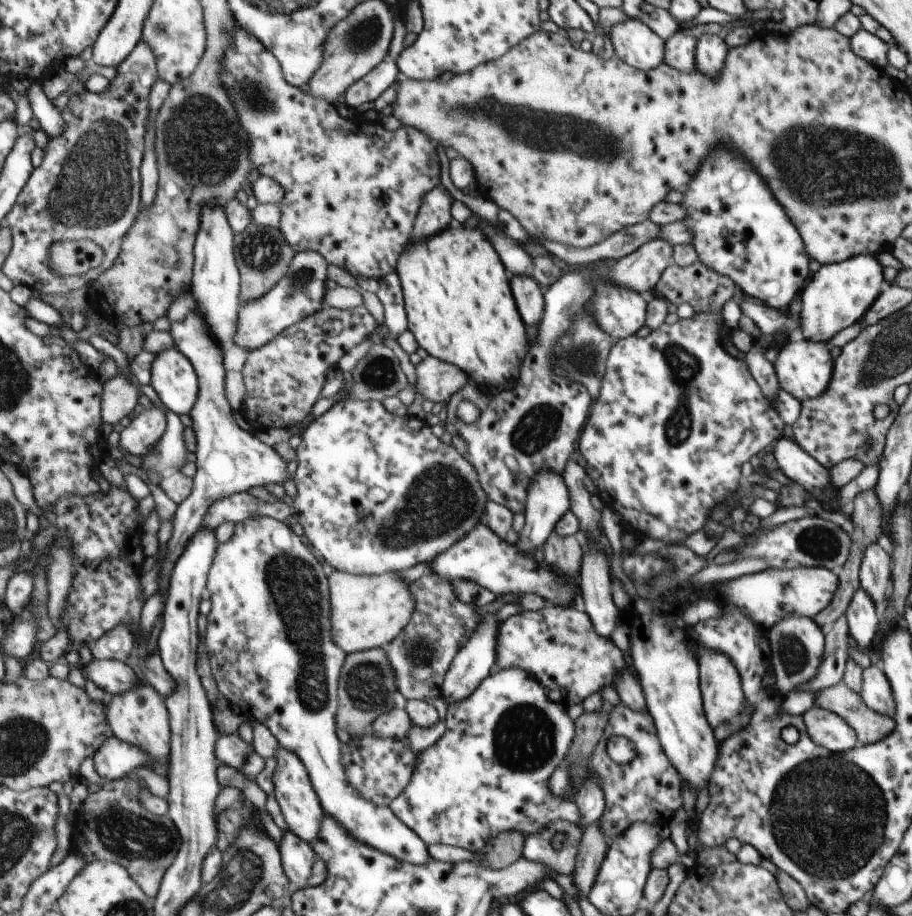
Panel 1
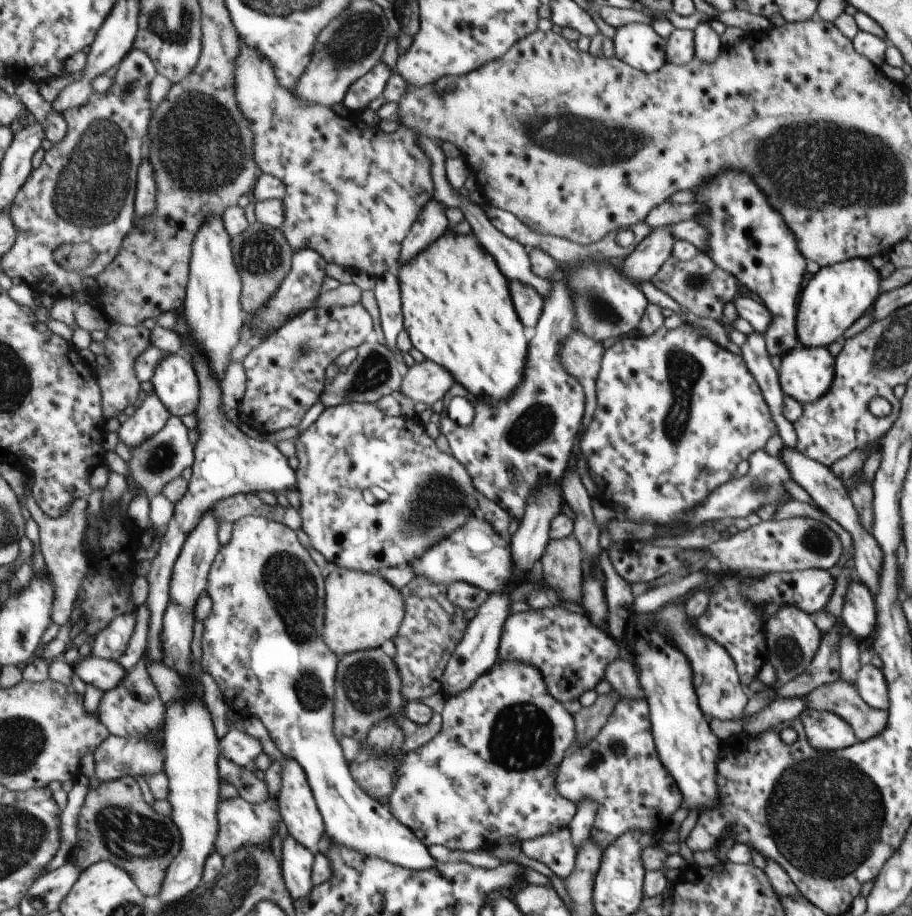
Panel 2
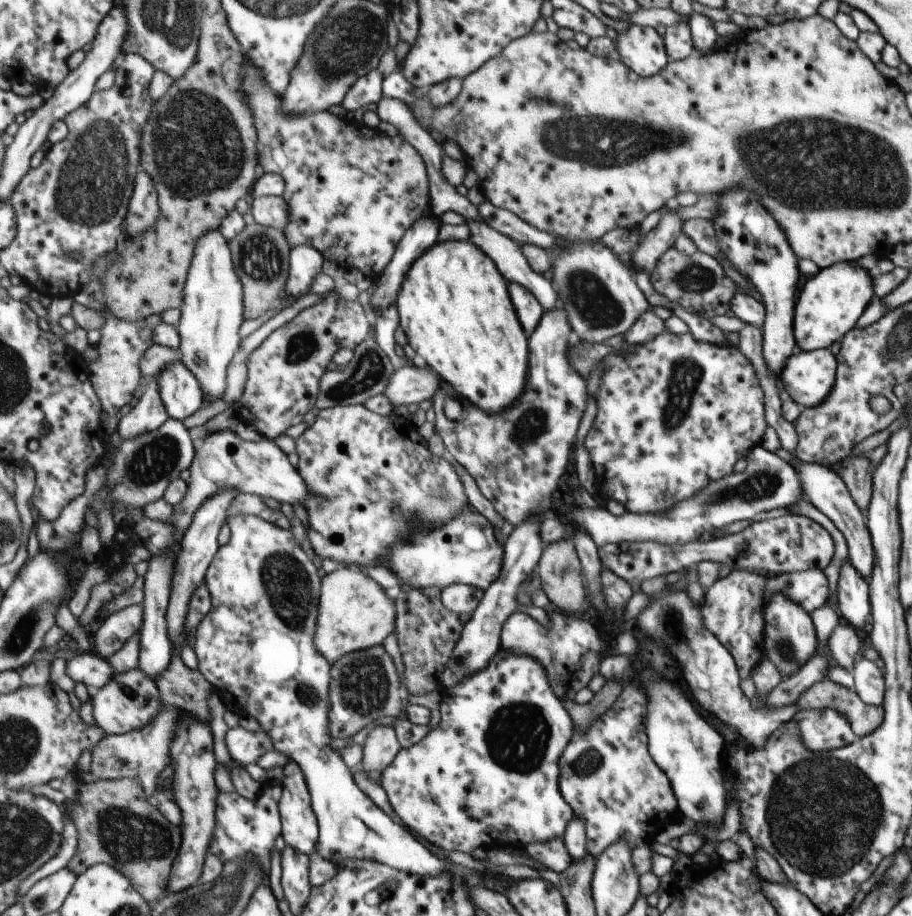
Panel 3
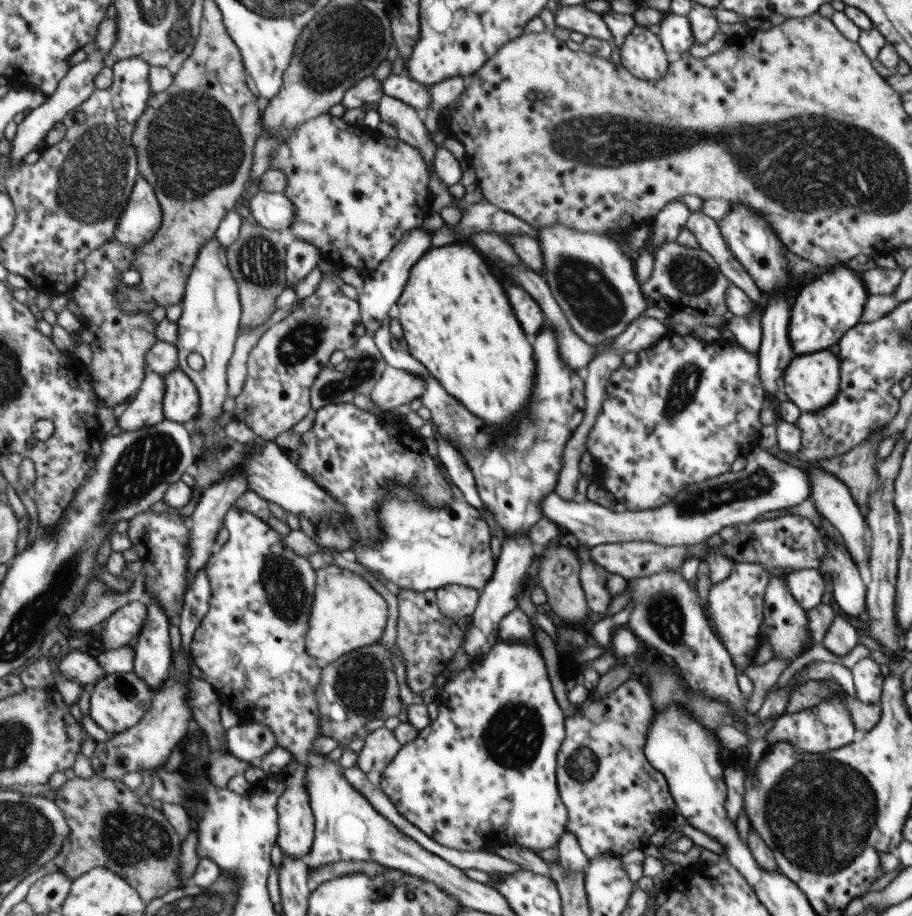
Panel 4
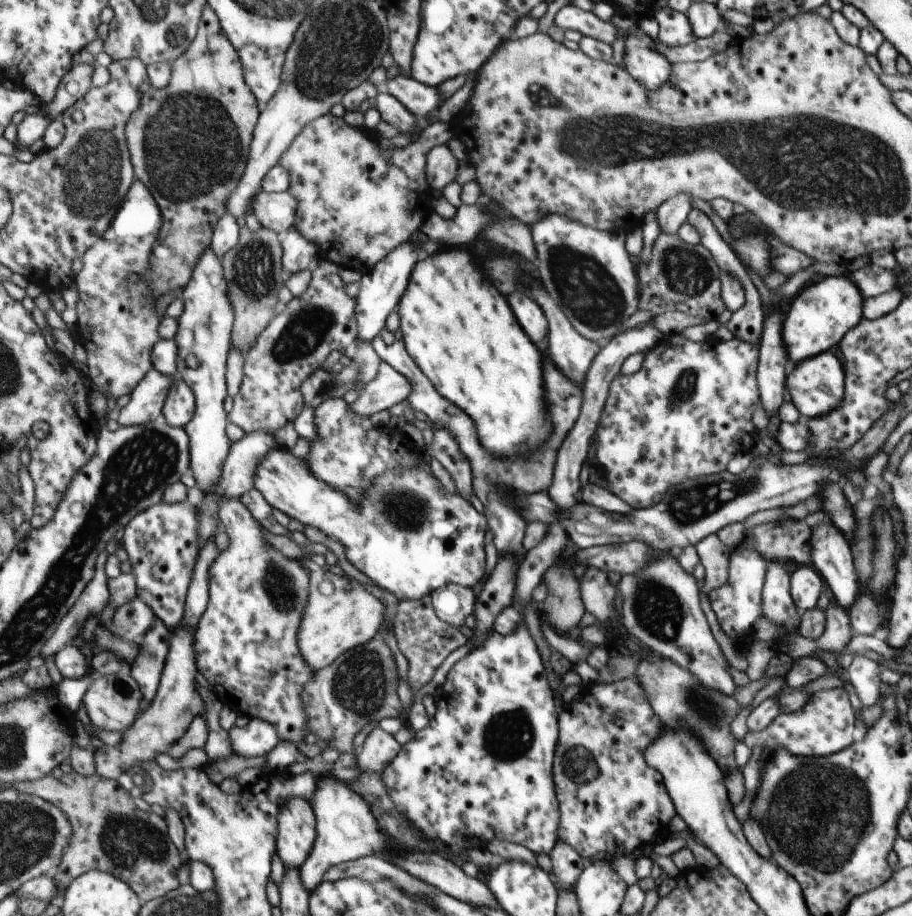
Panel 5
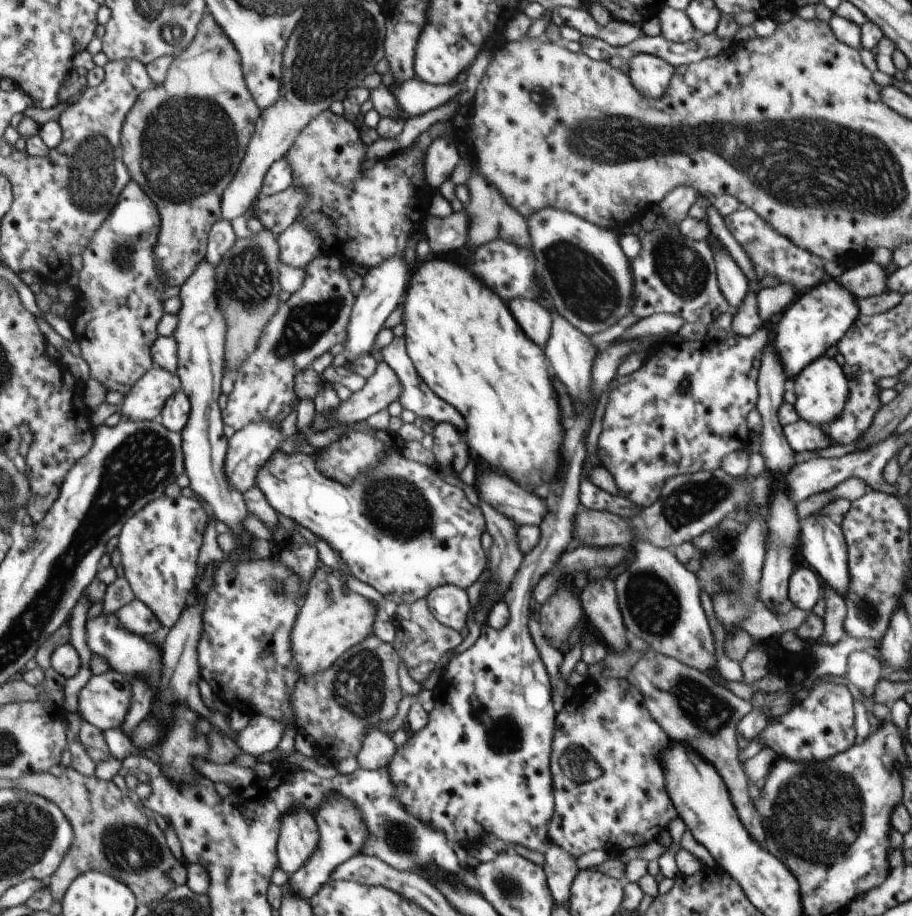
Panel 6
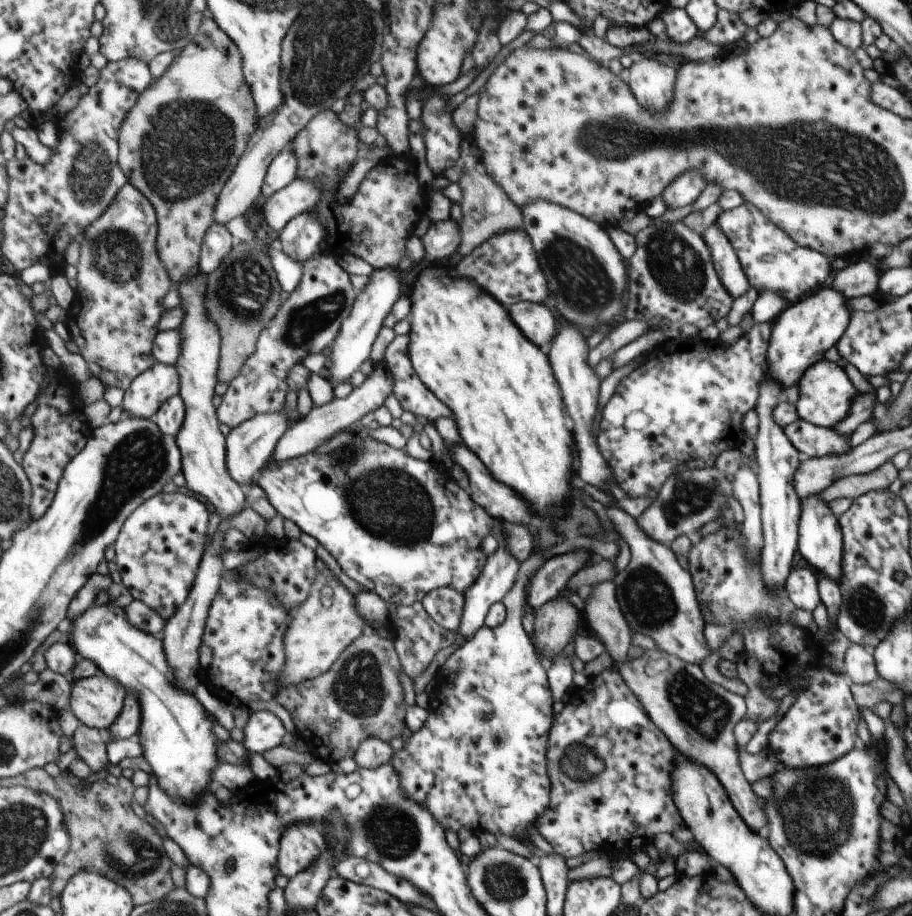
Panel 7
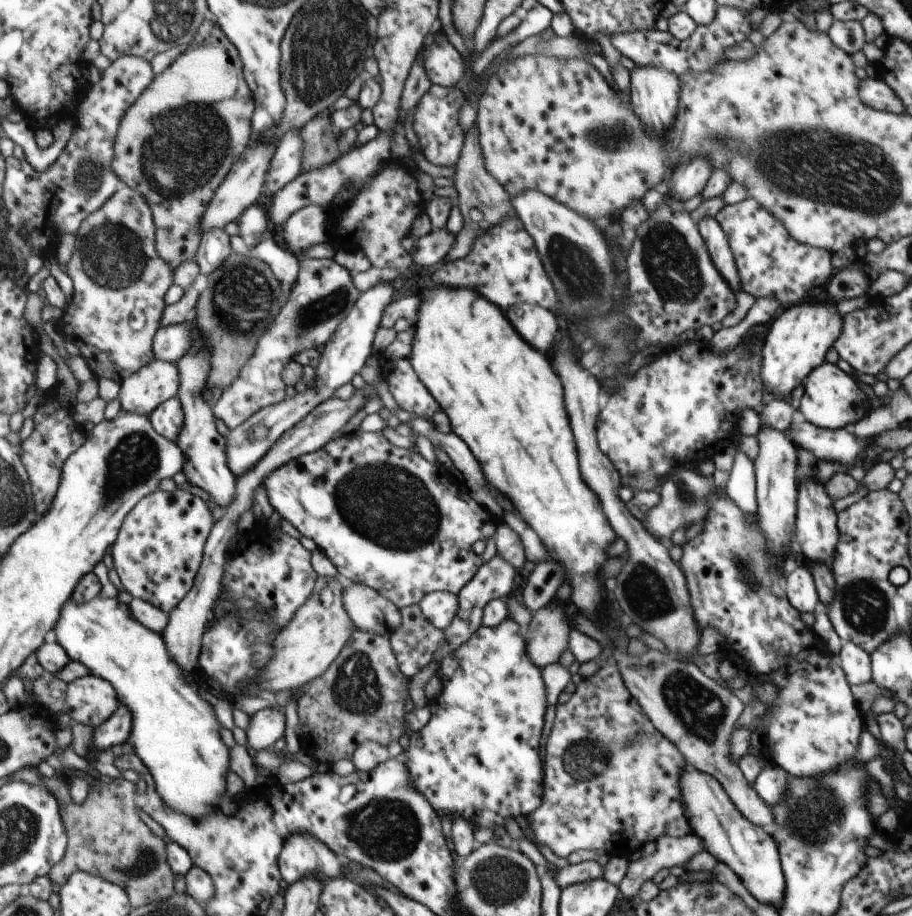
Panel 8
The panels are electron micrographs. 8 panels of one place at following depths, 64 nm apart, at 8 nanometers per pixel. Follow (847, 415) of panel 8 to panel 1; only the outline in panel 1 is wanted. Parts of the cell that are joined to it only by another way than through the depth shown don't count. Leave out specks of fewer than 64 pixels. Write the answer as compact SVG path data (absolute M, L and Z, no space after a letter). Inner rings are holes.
M800 336L788 339L784 346L779 348L778 356L773 363L780 388L799 401L808 401L820 396L829 388L835 364L836 361L832 360L826 344L816 344Z

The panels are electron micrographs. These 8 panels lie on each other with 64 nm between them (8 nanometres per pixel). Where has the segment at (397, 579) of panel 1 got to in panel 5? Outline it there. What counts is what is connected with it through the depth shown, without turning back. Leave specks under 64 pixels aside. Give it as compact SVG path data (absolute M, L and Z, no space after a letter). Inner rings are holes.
M311 563L313 592L302 622L301 648L305 662L314 670L333 665L343 654L366 645L376 637L384 623L384 604L369 593L362 584L352 579L342 566L319 566Z

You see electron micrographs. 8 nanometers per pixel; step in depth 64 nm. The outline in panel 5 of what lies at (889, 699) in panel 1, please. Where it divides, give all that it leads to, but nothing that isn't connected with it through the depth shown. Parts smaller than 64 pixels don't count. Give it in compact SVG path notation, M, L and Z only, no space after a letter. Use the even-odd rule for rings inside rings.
M856 656L847 669L848 680L856 690L863 706L870 707L880 702L882 680L880 664L864 656Z

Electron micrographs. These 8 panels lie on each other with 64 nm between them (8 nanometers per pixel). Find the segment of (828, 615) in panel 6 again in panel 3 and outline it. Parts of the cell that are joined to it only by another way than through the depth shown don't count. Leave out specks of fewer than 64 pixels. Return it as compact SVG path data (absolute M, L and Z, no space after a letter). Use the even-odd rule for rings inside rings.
M842 621L828 639L828 650L832 652L832 657L835 663L852 672L854 670L854 664L856 664L859 658L858 652L865 641L861 637L861 634L852 628L850 624Z

